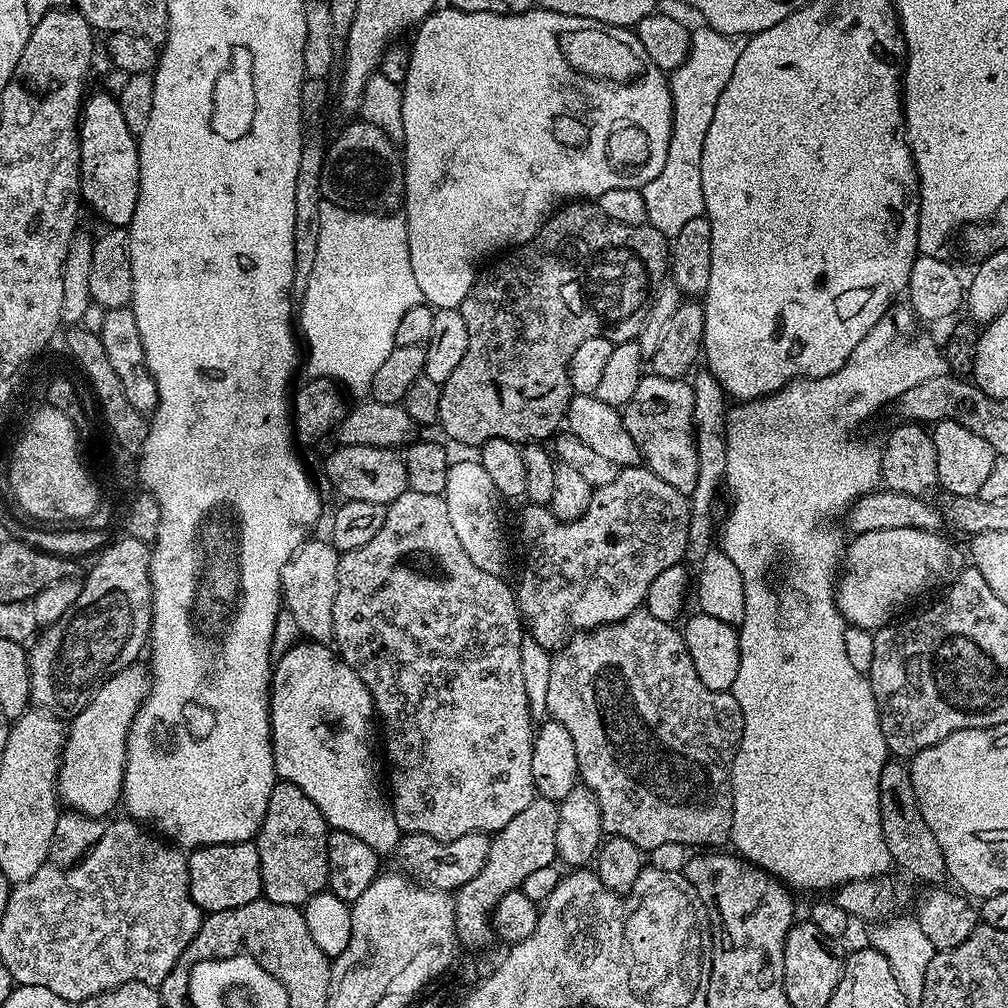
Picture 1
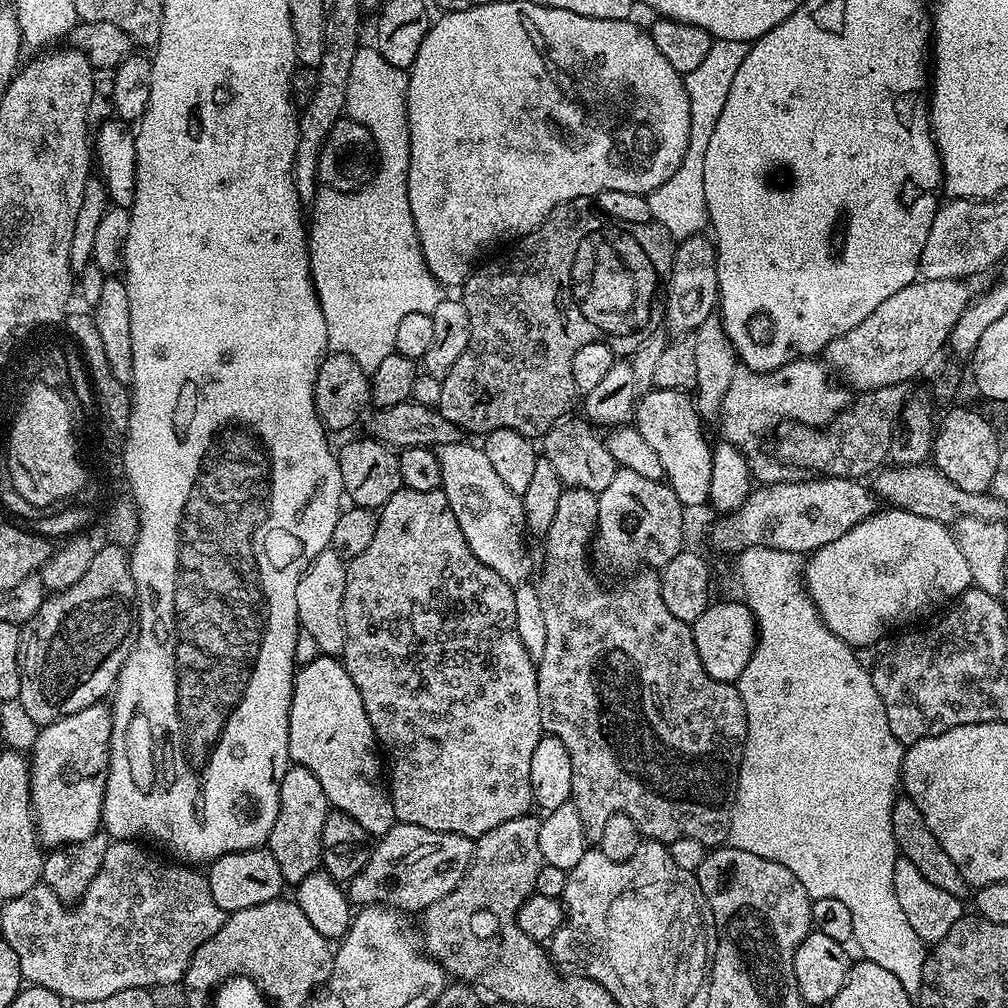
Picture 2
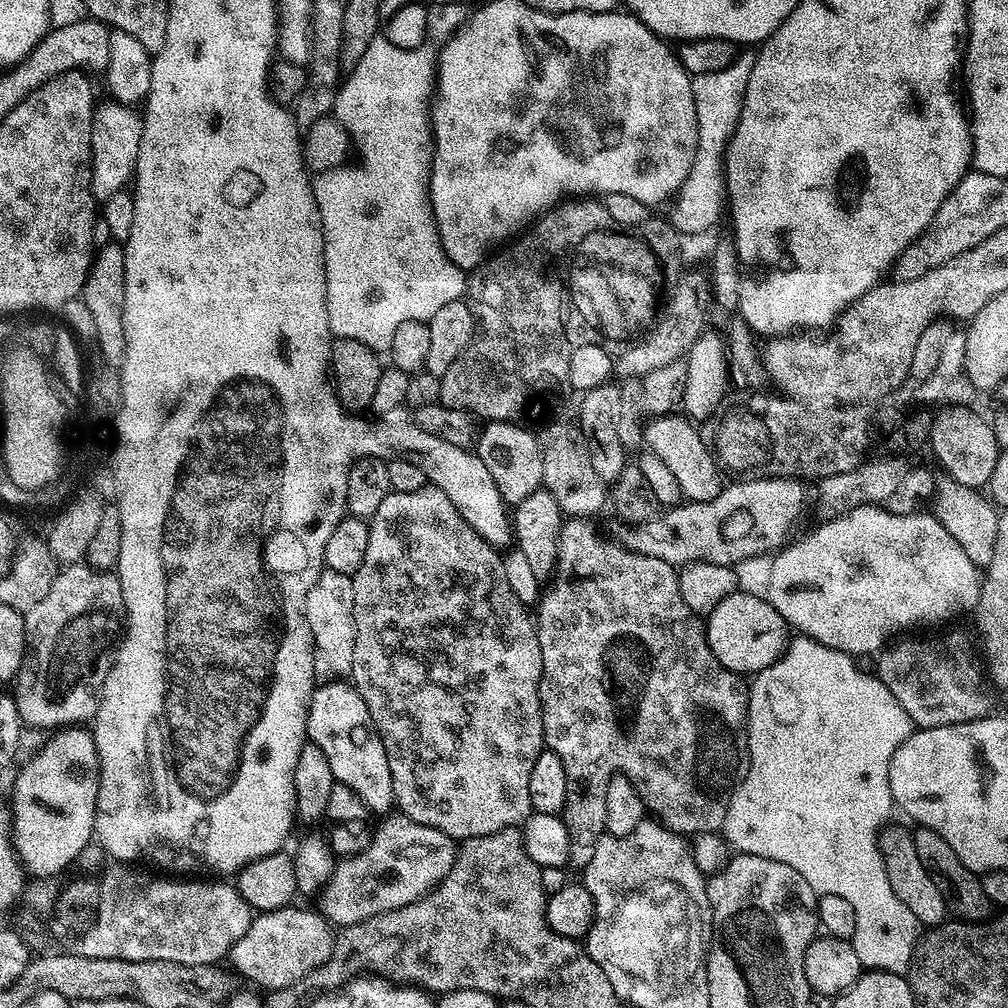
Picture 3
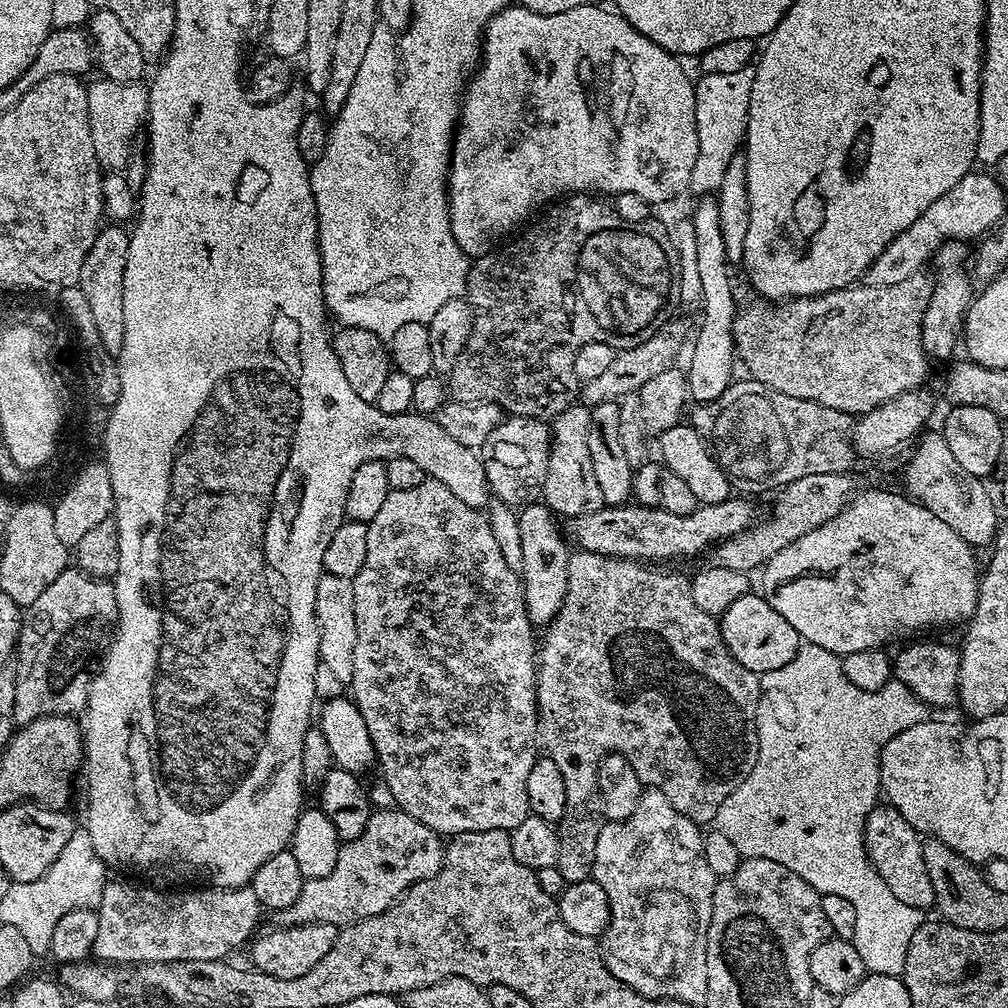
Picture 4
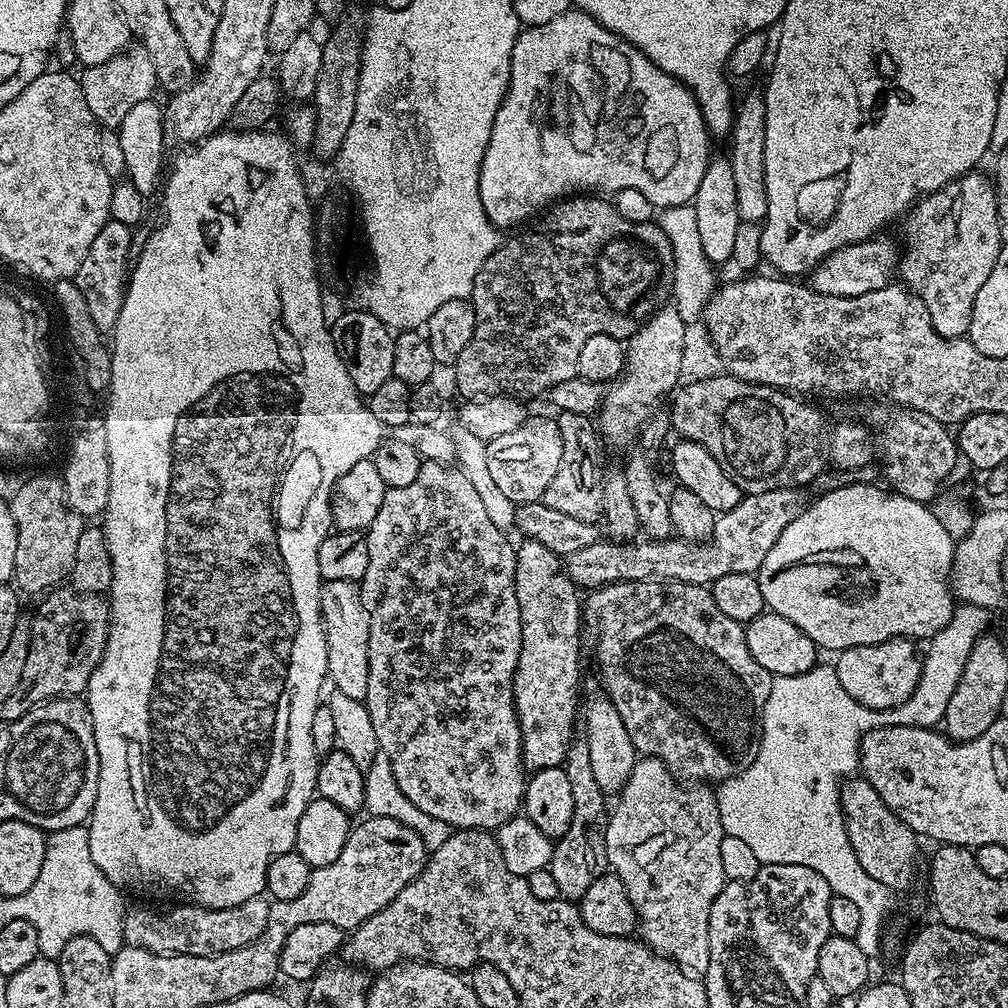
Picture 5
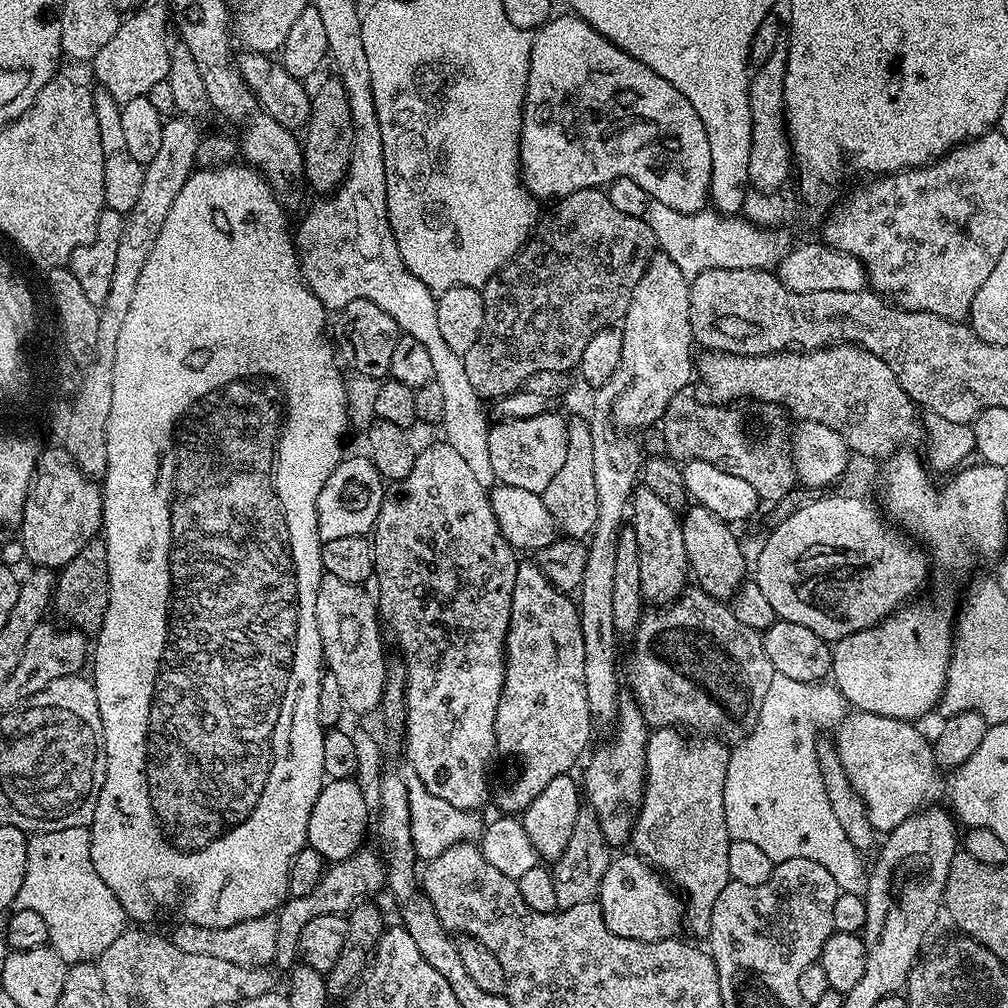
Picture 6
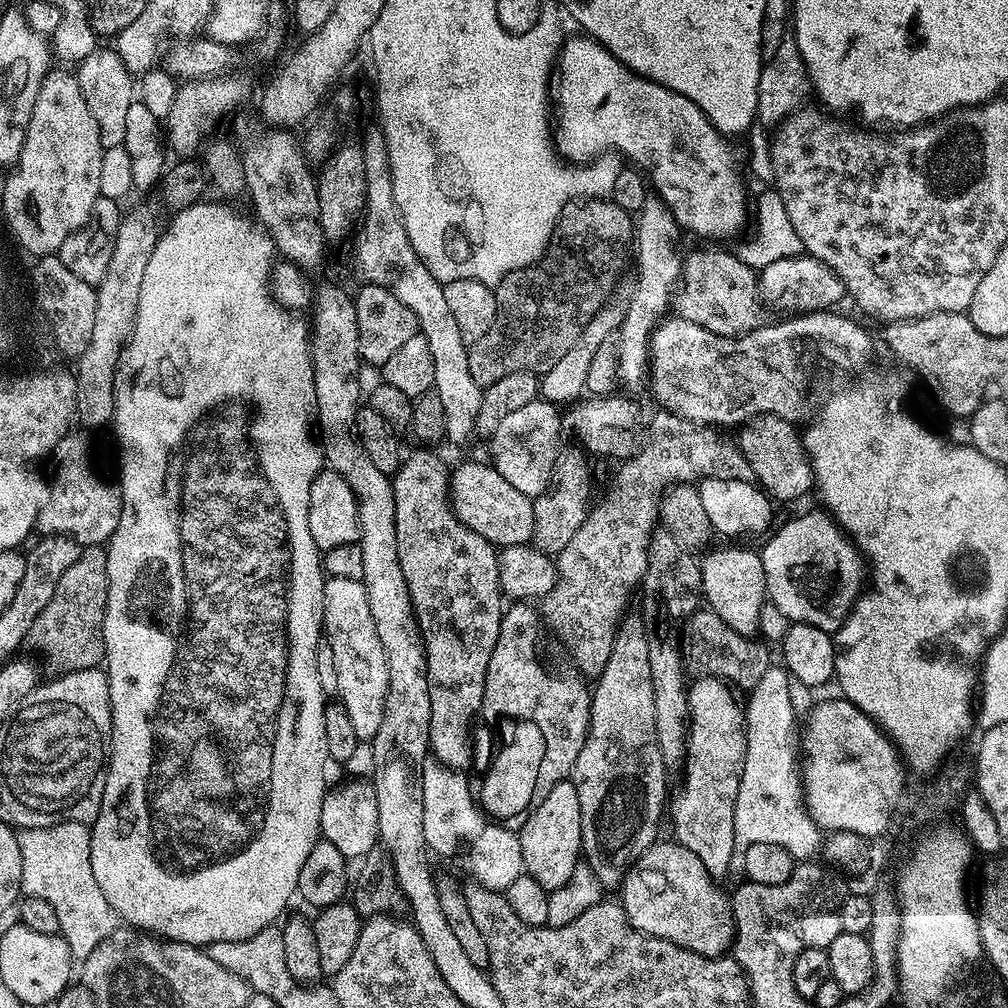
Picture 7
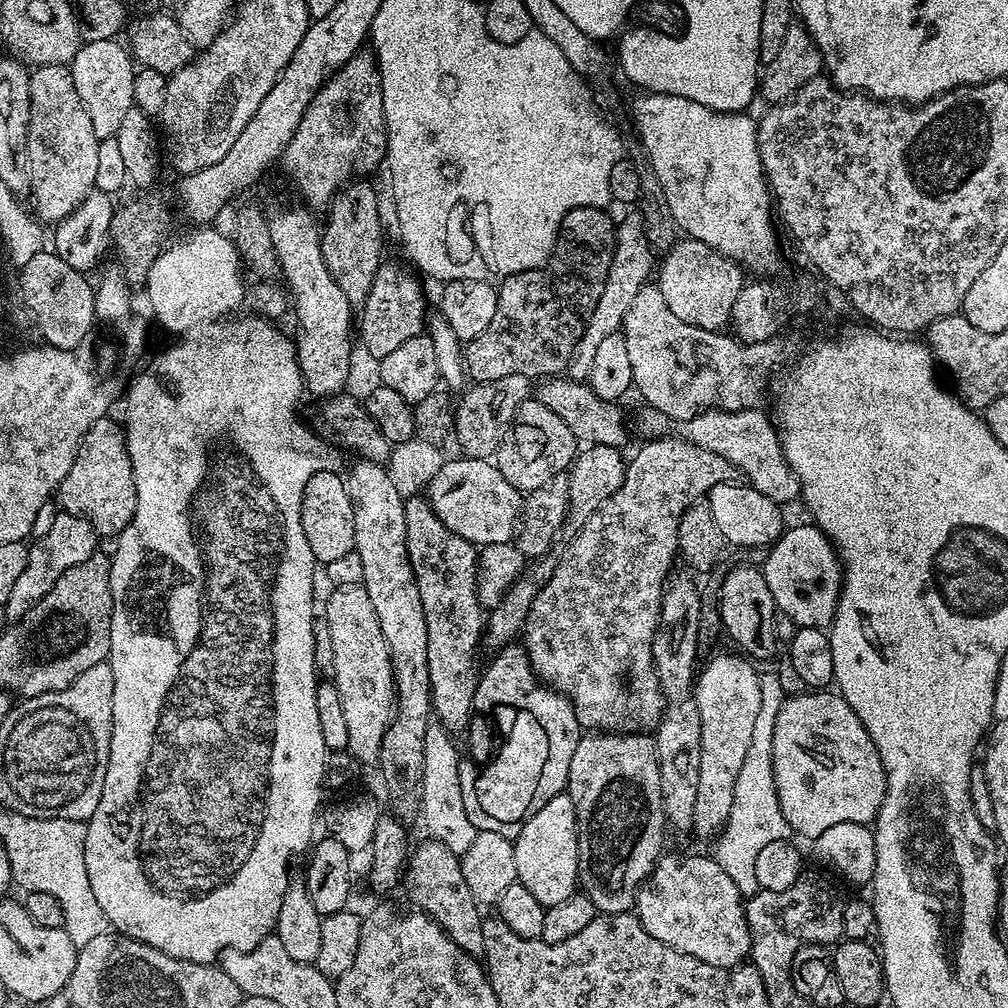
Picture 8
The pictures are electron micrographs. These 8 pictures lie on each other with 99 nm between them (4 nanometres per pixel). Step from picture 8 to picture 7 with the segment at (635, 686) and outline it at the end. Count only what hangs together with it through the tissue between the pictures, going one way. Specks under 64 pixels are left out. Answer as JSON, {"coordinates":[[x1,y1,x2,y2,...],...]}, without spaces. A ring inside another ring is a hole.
{"coordinates":[[673,412,657,413,647,427,646,443,636,456,619,465,616,489,589,511,582,530,574,534,566,550,555,559,556,585,542,600,547,625,560,635,571,663,588,678,599,676,606,666,616,625,626,610,624,602,632,587,643,581,648,546,658,524,660,495,665,488,709,476,723,480,746,480,752,476,752,463,744,456,739,443,733,437,731,440,723,436,719,427,696,424]]}

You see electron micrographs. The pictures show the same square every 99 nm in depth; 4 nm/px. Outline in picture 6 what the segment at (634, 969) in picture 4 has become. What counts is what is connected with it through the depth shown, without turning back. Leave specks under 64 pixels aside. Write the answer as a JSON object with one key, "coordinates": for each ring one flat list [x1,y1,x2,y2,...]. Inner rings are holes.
{"coordinates":[[664,730,648,737,644,797,632,828,630,848,635,855,655,865,679,889,686,901,687,919,690,924,692,920,693,930,704,938,710,930,714,901,732,880,724,809,730,748,720,738,704,738,697,748,688,748,678,733]]}

